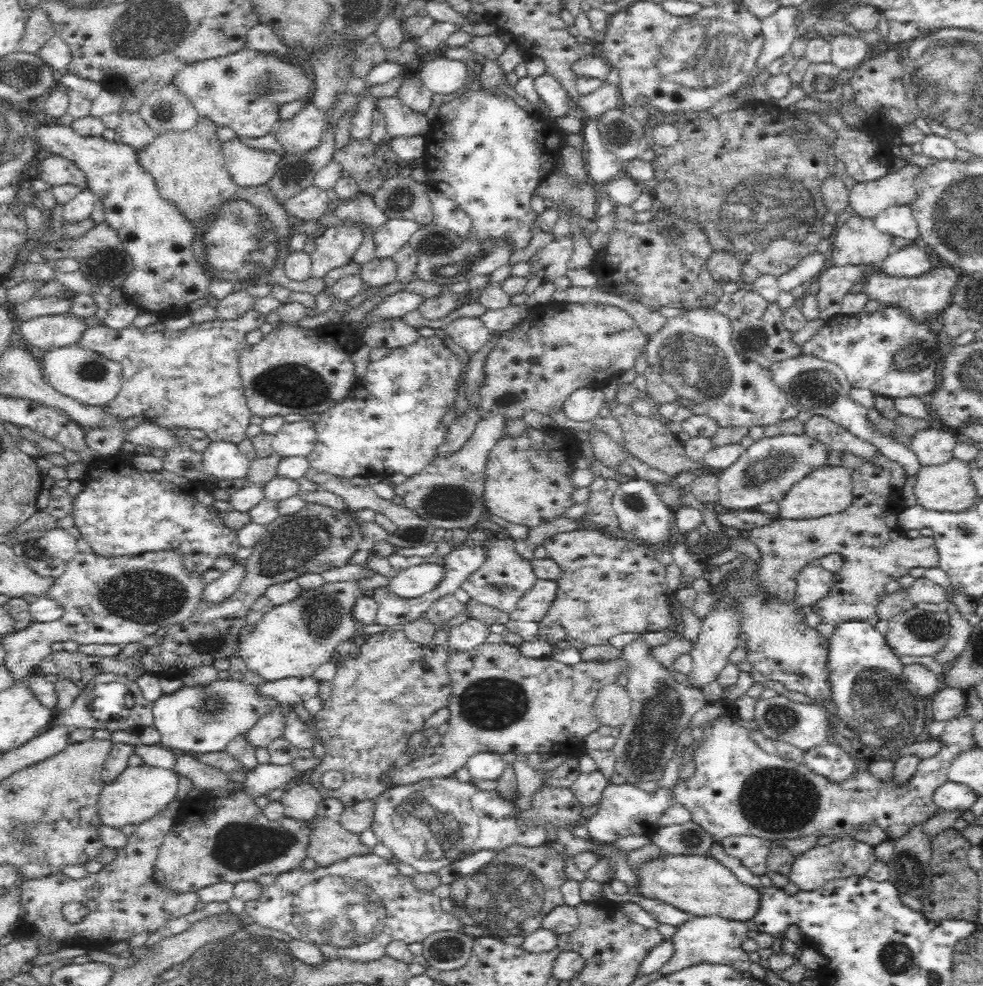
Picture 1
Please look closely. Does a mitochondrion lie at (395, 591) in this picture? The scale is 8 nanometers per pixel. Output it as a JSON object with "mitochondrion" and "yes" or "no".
{"mitochondrion":"no"}

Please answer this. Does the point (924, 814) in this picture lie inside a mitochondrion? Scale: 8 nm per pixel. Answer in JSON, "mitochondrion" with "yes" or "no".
{"mitochondrion":"no"}

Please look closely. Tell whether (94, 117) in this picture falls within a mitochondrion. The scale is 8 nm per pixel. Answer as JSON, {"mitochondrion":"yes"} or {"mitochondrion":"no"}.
{"mitochondrion":"no"}

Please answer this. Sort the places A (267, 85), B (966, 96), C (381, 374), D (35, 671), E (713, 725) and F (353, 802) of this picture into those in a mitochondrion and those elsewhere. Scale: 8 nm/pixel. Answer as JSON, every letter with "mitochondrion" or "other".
{"A":"mitochondrion","B":"mitochondrion","C":"other","D":"other","E":"other","F":"other"}

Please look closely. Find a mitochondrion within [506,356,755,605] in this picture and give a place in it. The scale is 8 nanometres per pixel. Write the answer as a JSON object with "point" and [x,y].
{"point":[634,502]}

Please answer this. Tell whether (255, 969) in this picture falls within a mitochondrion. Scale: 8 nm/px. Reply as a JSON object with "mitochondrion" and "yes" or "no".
{"mitochondrion":"yes"}

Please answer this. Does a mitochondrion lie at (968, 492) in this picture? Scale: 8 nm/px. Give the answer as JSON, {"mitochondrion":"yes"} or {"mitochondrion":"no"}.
{"mitochondrion":"no"}

